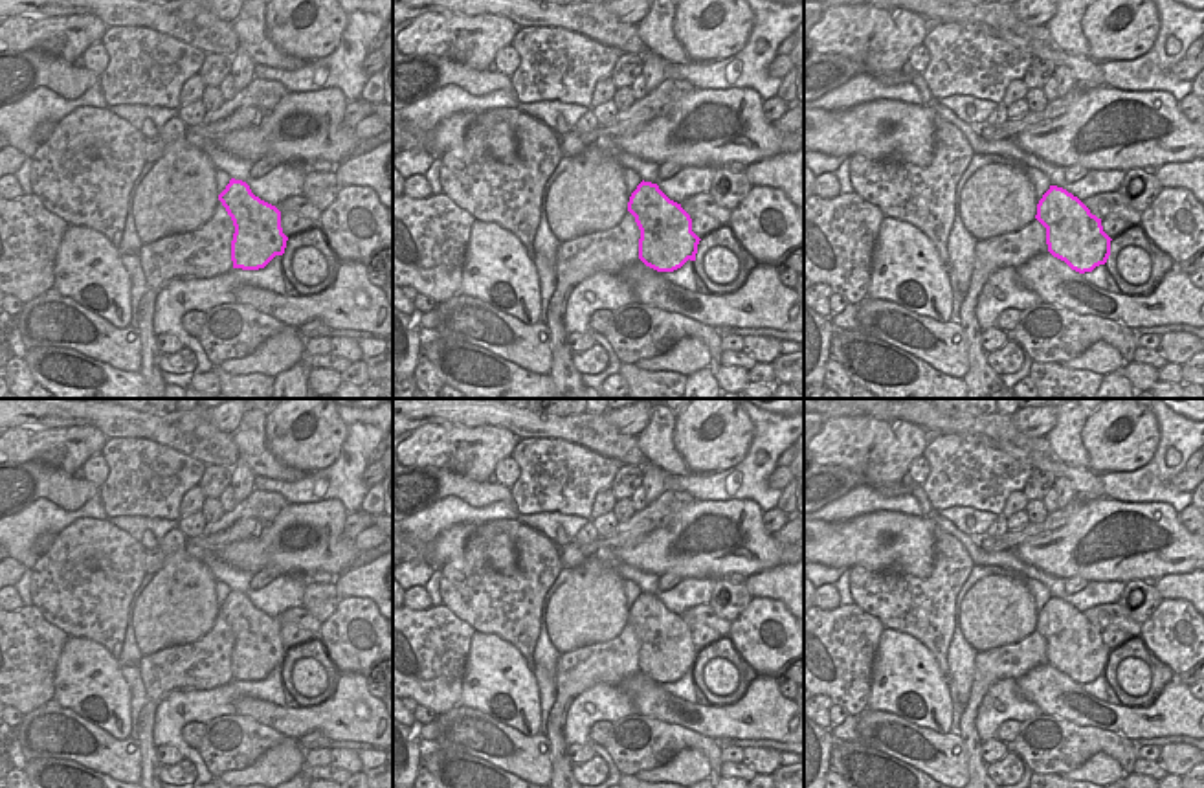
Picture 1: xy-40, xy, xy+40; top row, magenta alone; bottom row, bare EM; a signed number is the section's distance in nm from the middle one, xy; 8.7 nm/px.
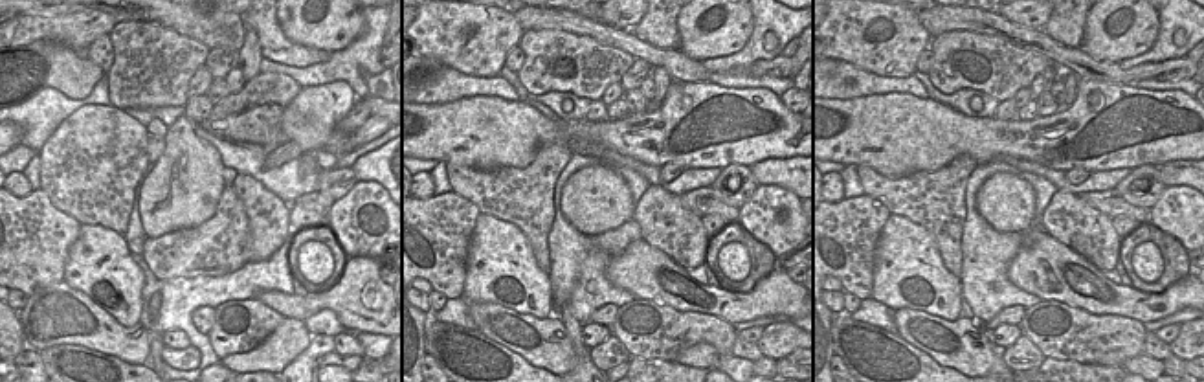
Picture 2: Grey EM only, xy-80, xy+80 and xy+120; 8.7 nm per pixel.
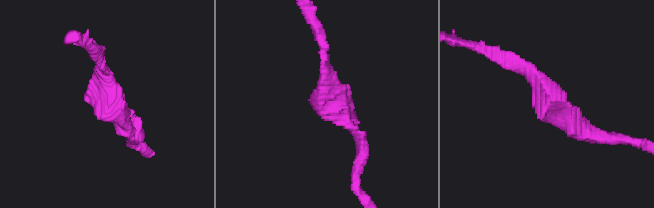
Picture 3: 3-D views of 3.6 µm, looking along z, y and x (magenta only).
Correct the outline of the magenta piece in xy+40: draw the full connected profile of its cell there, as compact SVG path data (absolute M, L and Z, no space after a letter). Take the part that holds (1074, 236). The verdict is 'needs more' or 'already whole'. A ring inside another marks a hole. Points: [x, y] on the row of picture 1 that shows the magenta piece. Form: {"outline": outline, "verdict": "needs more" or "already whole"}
{"outline": "M1050 186L1035 219L1046 228L1048 252L1072 270L1085 274L1107 263L1112 239L1103 231L1101 219L1066 189Z", "verdict": "already whole"}

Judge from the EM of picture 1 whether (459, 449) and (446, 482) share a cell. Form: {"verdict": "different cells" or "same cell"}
{"verdict": "different cells"}

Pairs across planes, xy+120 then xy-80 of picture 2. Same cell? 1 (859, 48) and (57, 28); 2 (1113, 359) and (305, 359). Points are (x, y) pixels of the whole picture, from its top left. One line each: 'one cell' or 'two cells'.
1: one cell
2: two cells

